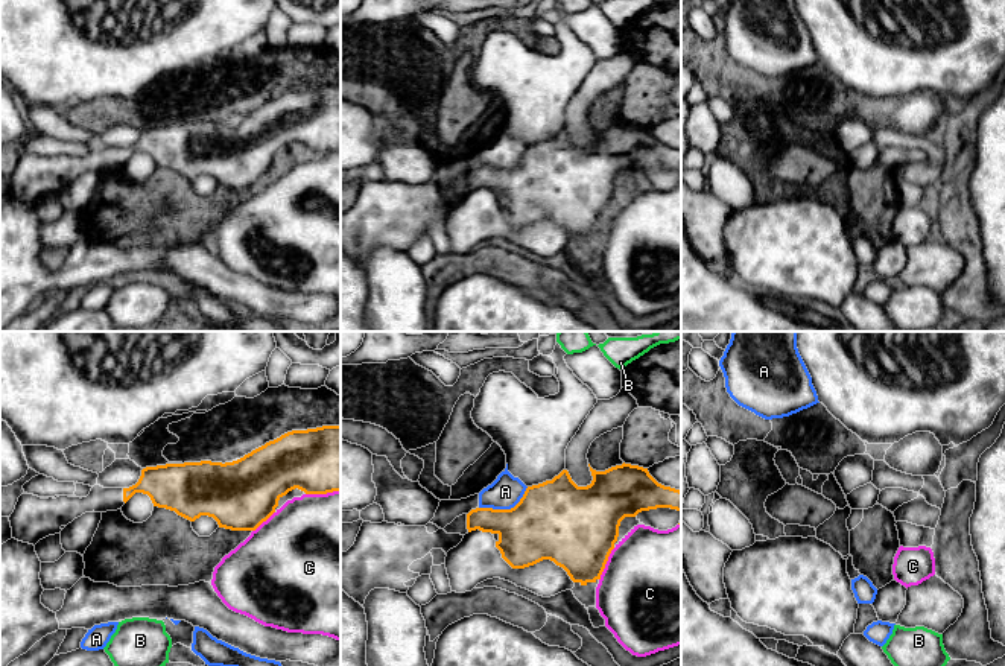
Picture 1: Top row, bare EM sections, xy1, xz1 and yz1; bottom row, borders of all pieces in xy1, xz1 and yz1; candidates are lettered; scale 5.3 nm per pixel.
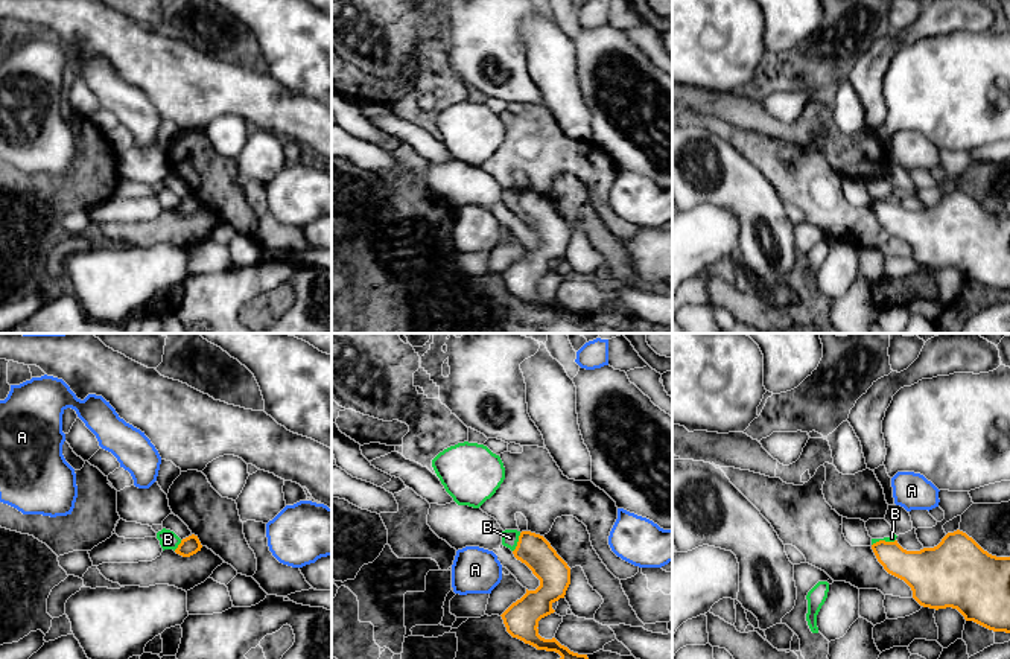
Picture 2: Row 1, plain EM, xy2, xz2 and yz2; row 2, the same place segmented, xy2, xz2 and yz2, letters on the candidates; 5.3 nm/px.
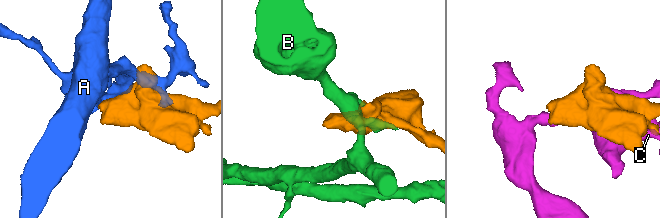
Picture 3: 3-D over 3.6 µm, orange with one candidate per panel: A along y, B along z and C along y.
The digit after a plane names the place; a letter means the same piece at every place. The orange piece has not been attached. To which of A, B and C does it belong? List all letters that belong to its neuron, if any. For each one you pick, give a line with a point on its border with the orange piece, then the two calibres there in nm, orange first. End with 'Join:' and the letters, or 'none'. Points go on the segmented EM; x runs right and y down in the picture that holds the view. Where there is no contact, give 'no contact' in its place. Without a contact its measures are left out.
Join: none

